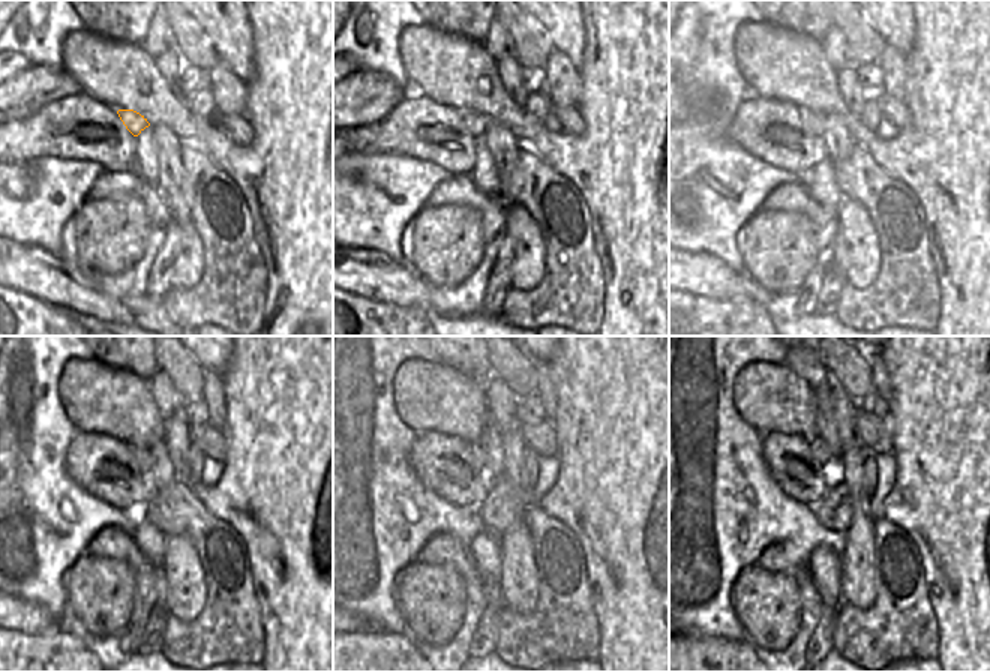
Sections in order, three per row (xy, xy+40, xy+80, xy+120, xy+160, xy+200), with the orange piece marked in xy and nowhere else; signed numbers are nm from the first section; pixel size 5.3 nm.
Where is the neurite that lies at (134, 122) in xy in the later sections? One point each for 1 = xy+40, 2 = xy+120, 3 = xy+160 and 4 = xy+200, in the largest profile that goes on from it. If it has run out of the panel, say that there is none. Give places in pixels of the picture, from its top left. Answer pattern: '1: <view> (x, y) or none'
1: xy+40 (476, 123)
2: xy+120 (143, 455)
3: xy+160 (477, 449)
4: xy+200 (821, 452)

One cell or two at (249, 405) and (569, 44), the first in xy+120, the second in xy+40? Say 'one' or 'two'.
two

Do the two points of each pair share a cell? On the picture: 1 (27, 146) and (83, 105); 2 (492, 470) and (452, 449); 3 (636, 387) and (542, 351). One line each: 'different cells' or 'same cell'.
1: same cell
2: different cells
3: different cells

